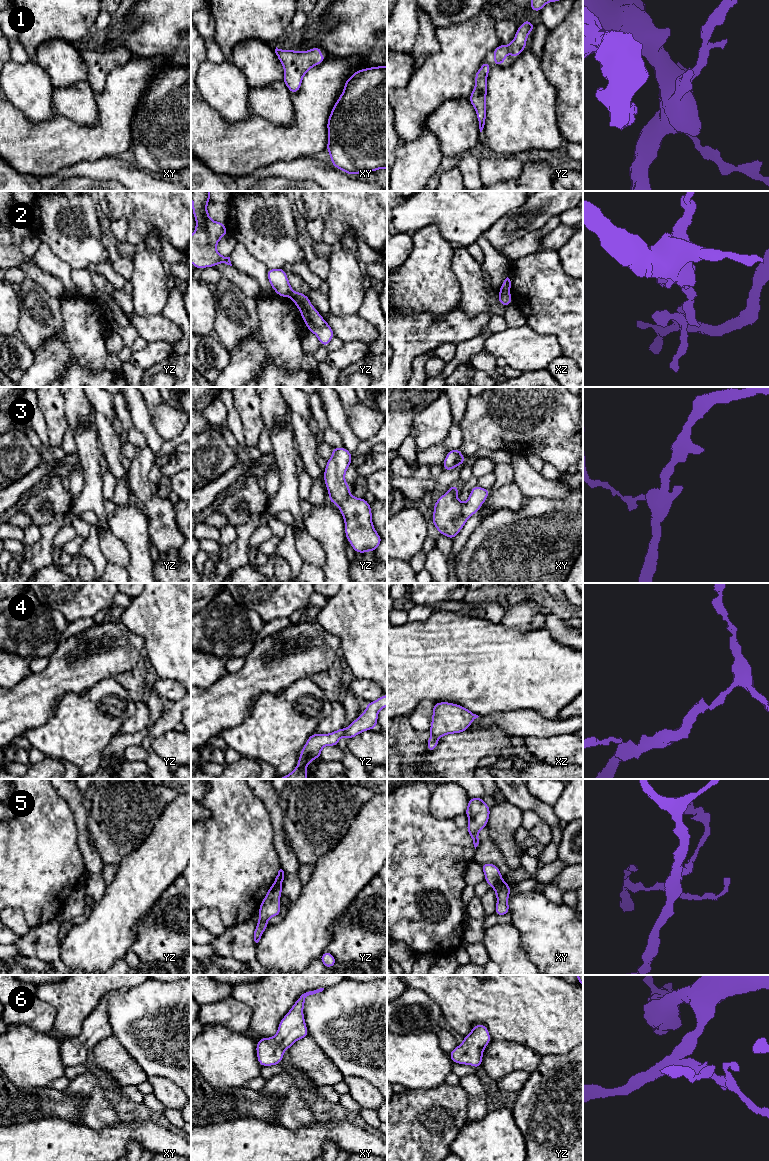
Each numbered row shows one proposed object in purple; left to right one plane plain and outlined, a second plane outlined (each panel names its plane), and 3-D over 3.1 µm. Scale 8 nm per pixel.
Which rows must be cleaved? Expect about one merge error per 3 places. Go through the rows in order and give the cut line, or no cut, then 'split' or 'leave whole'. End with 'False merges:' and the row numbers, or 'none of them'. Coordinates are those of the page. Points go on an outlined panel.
1: no cut; leave whole
2: cut in xz along (500, 289), (508, 292); split
3: no cut; leave whole
4: cut in xz along (431, 735), (438, 738); split
5: cut in xy along (503, 881), (493, 887); split
6: no cut; leave whole
False merges: 2, 4, 5

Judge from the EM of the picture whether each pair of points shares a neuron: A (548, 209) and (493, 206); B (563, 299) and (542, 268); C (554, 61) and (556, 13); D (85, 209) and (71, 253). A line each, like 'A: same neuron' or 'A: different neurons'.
A: different neurons
B: same neuron
C: different neurons
D: same neuron

